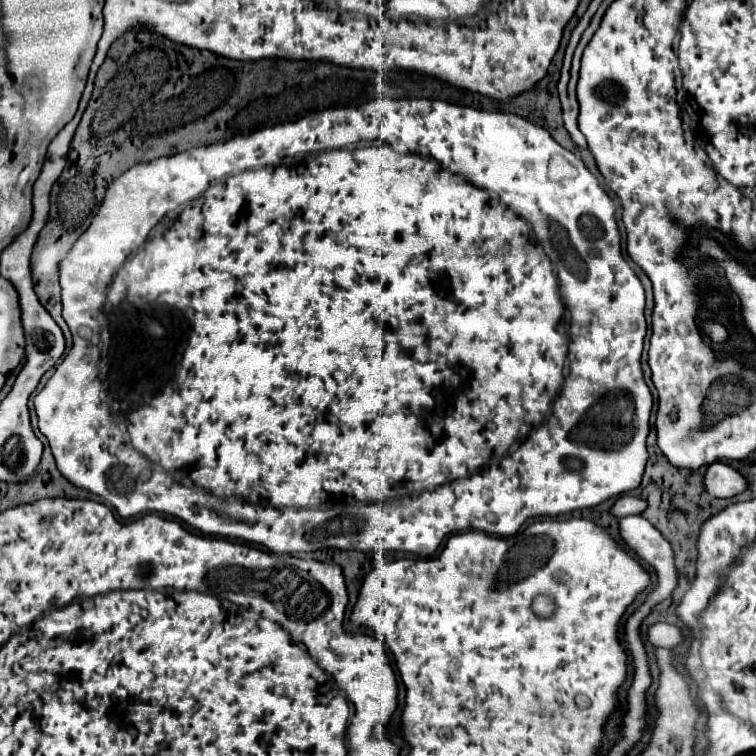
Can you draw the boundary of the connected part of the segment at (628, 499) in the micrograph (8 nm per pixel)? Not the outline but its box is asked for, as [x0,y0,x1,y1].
[611,496,645,518]

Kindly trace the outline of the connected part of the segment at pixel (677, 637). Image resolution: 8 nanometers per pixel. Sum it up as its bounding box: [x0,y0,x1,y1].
[647,622,683,648]

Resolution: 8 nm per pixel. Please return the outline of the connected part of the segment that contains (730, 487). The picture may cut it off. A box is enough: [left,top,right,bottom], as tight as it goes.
[703,462,747,498]

